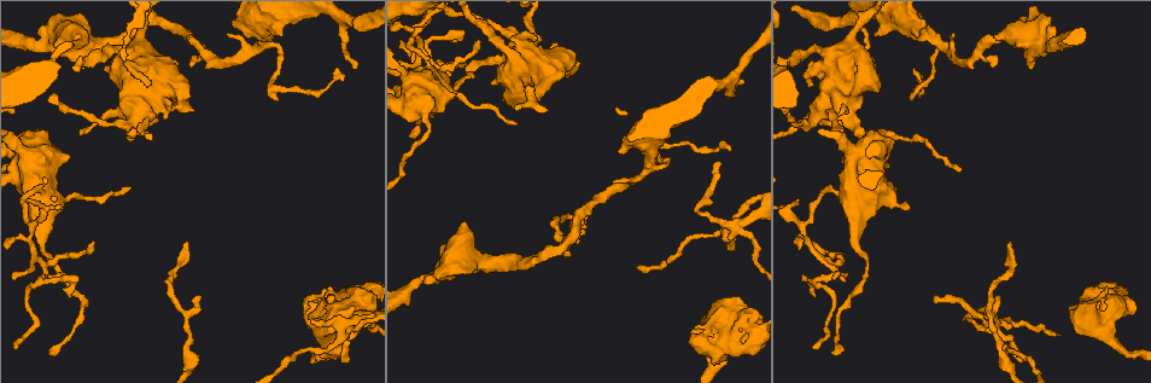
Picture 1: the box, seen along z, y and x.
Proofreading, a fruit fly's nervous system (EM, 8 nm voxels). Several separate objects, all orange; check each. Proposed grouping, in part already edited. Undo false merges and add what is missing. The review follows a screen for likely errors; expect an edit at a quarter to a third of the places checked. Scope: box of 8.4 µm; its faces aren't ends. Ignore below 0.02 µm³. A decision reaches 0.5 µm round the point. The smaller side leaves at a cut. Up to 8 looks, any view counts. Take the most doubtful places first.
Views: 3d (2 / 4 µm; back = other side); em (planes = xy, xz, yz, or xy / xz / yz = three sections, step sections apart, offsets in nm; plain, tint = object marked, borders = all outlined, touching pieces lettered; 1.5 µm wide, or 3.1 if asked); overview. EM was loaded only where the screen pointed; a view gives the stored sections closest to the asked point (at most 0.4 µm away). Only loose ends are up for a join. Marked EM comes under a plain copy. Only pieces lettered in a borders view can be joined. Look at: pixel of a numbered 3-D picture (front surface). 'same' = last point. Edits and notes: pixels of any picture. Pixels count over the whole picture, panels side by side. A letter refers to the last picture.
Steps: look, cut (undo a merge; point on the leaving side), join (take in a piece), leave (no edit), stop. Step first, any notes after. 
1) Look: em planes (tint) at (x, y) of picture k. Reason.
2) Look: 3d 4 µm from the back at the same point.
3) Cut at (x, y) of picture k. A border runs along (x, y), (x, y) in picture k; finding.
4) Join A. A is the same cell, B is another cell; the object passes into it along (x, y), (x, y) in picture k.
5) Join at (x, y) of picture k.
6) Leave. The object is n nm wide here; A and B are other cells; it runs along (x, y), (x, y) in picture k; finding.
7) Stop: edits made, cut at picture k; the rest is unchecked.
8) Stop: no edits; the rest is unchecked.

Look: em xy step 4 (tint) at (847, 190) of picture 1. Calibre changes.

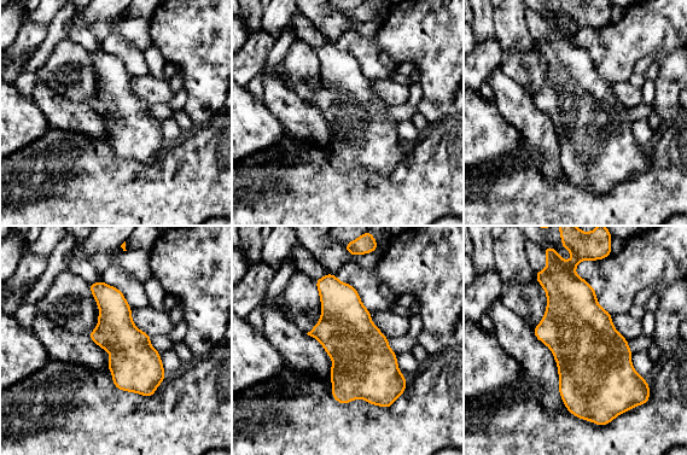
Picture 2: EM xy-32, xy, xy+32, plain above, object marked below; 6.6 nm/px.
Look: em planes (borders) at the same point.

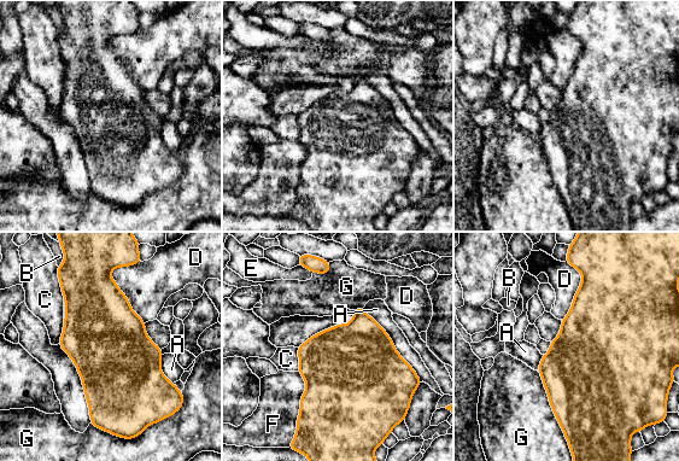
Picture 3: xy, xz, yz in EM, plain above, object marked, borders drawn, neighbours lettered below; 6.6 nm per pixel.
Leave. A, B, C, D, E, F and G are other cells; a border runs along (538, 372), (552, 413), (558, 422) in picture 3; continuous, no second cell.

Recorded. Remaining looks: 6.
Look: 3d 2 µm at (743, 82) of picture 1. An open end.

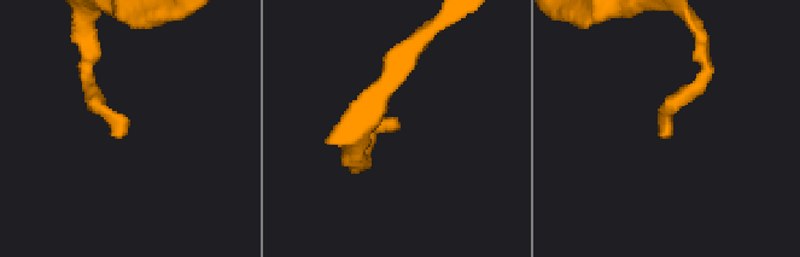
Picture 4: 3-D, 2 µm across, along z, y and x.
Look: em planes (tint) at (667, 138) of picture 4.

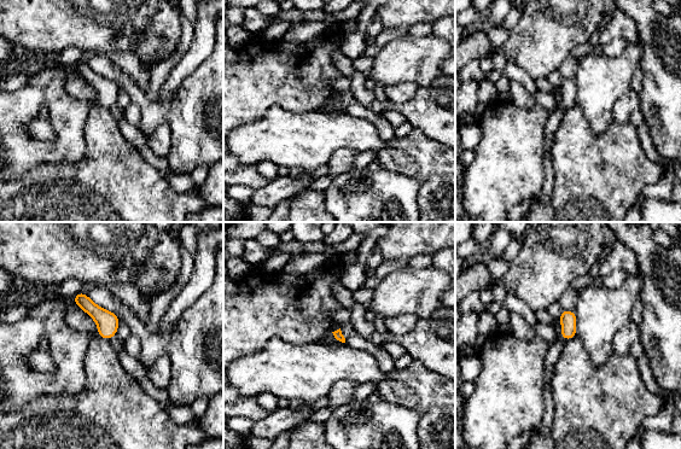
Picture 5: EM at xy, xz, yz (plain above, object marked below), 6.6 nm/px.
Look: em planes (borders) at the same point. See the neighbours.

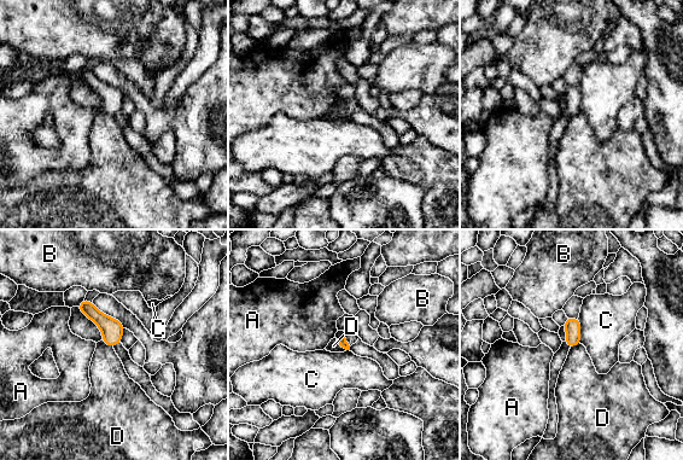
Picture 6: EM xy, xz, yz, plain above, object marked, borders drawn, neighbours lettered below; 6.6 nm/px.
Leave. A, B, C and D are other cells; a border runs along (336, 339), (346, 349) in picture 6; no lettered piece goes on from it.

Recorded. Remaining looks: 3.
Look: 3d 4 µm from the back at (328, 338) of picture 1. Calibre changes.

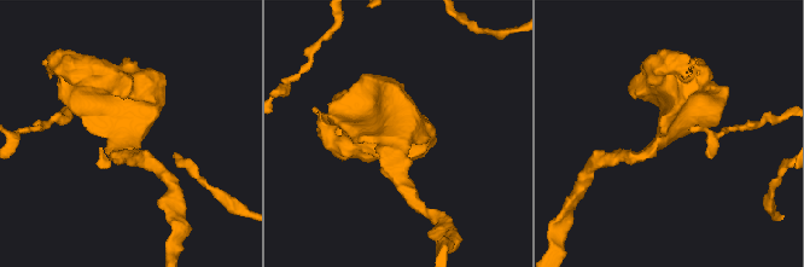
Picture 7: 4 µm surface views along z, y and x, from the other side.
Look: em xy step 8 (borders) at (669, 130) of picture 7. Need the tissue.

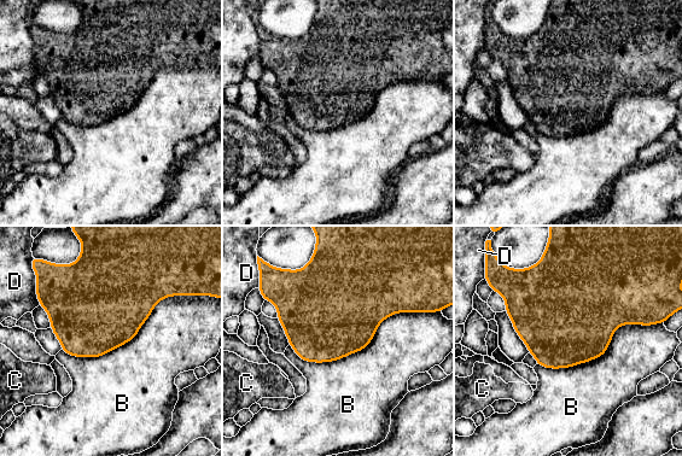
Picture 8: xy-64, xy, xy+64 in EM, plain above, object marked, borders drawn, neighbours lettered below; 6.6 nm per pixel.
Leave. B, C and D are other cells; a border runs along (415, 311), (336, 360), (290, 345) in picture 8; one cell here.

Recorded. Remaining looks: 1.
Stop: no edits; the rest is unchecked.

